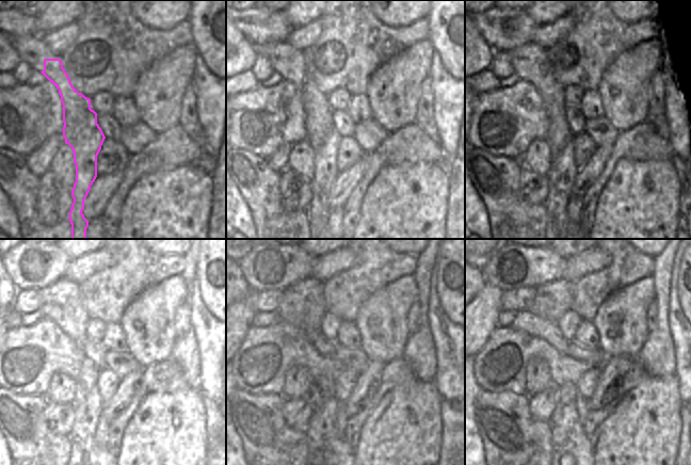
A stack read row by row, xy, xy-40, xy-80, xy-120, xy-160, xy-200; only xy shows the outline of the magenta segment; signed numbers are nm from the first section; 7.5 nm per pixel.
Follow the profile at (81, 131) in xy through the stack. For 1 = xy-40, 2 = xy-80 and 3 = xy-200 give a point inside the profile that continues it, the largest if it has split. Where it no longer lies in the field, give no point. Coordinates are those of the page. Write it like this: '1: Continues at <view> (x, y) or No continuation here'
1: Continues at xy-40 (325, 169)
2: Continues at xy-80 (563, 172)
3: Continues at xy-200 (572, 454).

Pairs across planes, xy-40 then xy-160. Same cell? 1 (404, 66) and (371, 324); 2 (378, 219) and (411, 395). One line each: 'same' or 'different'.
1: same
2: same

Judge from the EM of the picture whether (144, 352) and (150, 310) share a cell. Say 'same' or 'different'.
same

